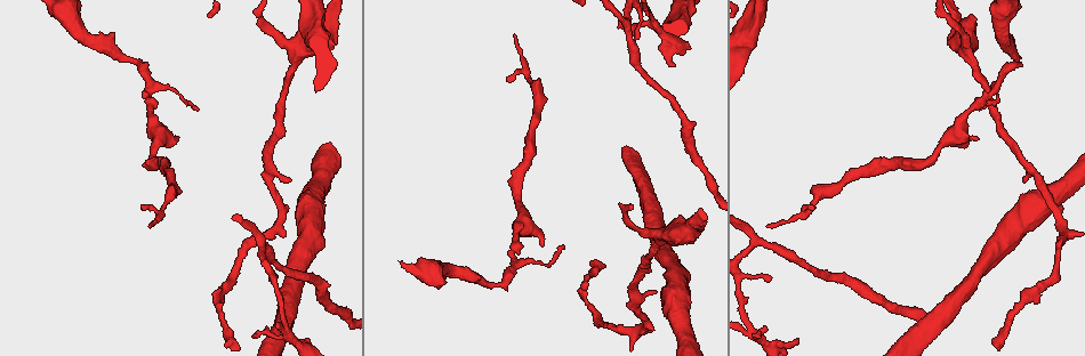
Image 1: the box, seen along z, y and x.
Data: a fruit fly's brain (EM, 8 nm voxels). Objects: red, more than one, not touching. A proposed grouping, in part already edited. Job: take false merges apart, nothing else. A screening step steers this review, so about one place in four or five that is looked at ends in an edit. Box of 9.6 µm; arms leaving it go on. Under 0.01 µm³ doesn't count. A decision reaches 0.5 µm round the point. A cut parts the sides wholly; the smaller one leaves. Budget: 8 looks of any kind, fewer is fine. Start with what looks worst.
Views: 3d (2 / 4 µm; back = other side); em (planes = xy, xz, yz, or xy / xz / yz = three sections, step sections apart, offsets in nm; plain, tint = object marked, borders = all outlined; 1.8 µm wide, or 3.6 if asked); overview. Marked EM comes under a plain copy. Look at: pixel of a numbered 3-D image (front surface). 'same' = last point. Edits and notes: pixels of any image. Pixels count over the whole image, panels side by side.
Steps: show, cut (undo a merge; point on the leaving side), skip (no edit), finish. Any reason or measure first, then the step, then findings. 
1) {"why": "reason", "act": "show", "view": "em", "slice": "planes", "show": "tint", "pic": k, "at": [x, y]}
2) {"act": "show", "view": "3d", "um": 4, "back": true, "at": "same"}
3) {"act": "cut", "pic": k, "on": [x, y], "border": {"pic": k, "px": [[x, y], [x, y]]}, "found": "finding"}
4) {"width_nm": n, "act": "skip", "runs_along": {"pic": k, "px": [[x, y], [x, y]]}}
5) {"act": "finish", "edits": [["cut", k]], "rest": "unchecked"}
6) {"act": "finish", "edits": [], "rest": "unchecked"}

{"why": "three arms meet", "act": "show", "view": "3d", "um": 4, "pic": 1, "at": [753, 332]}

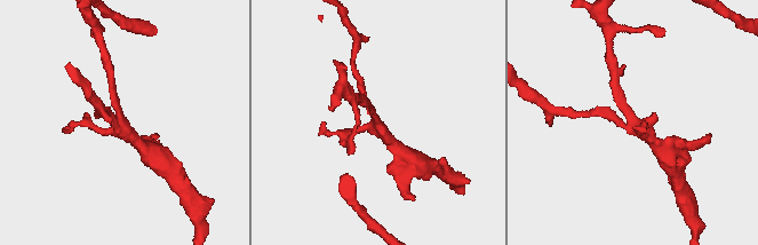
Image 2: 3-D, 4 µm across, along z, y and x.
{"act": "show", "view": "em", "slice": "yz", "step": 8, "show": "tint", "pic": 2, "at": [126, 125]}

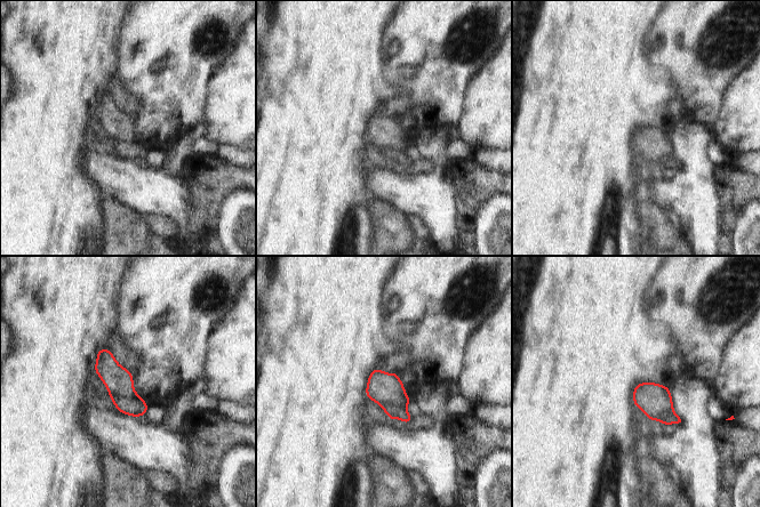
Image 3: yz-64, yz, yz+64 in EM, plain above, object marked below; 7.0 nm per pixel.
{"act": "cut", "pic": 3, "on": [136, 407], "border": {"pic": 3, "px": [[109, 393], [119, 396], [137, 396]]}, "found": "two cells meet here"}

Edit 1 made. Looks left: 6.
{"act": "show", "view": "overview"}

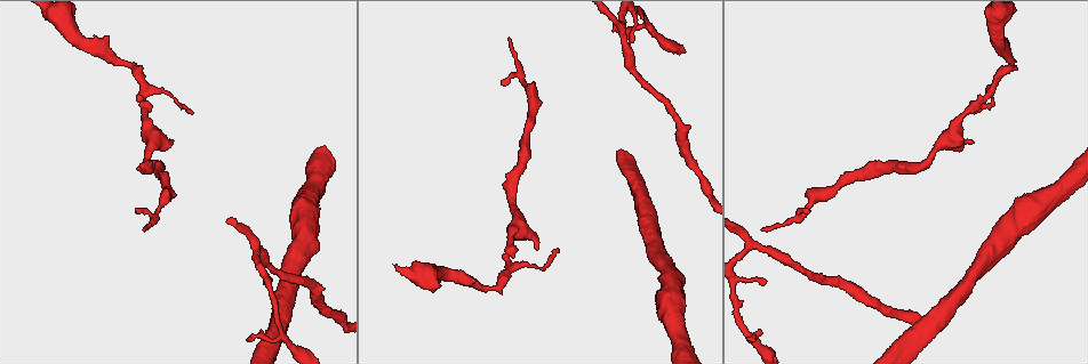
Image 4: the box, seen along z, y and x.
{"why": "a fork", "act": "show", "view": "em", "slice": "yz", "step": 8, "show": "tint", "pic": 4, "at": [749, 246]}

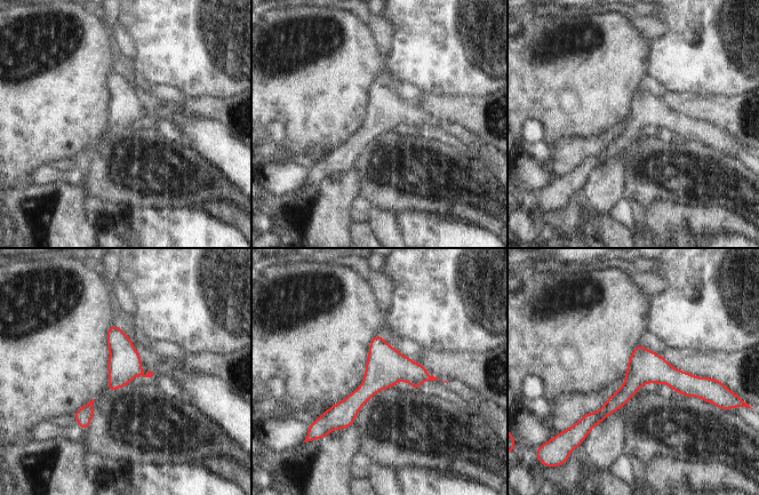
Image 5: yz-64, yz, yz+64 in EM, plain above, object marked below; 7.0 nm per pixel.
{"act": "skip", "found": "all the same cell"}

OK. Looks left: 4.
{"why": "thick turns thin", "act": "show", "view": "em", "slice": "planes", "show": "tint", "pic": 4, "at": [144, 87]}

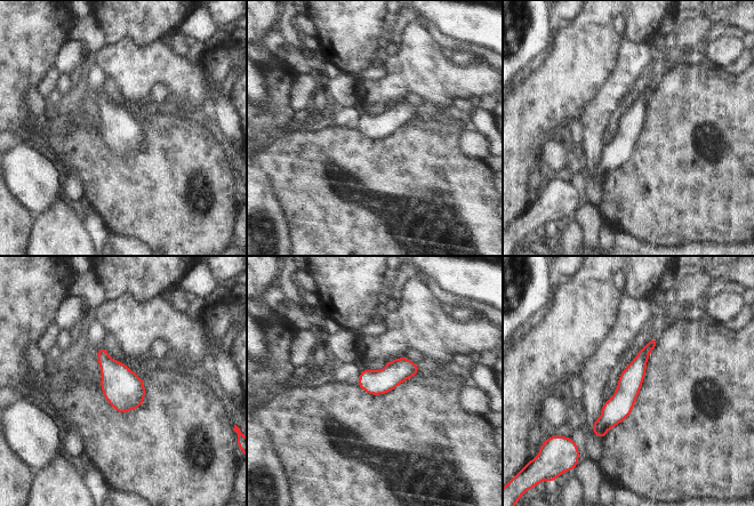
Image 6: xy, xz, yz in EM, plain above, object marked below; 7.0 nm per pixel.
{"act": "skip", "runs_along": {"pic": 6, "px": [[654, 342], [601, 434]]}, "found": "all the same cell"}

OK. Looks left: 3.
{"act": "finish", "edits": [["cut", 3]], "rest": "unchecked"}

